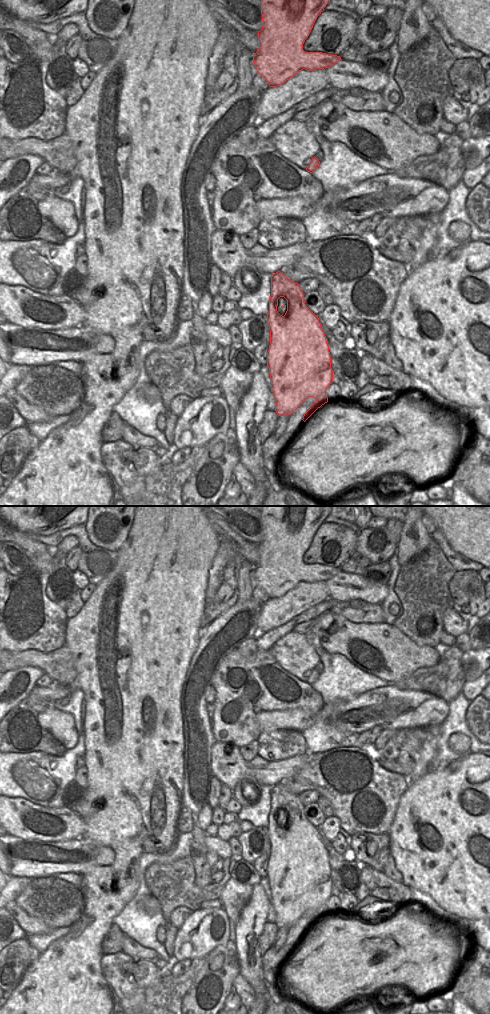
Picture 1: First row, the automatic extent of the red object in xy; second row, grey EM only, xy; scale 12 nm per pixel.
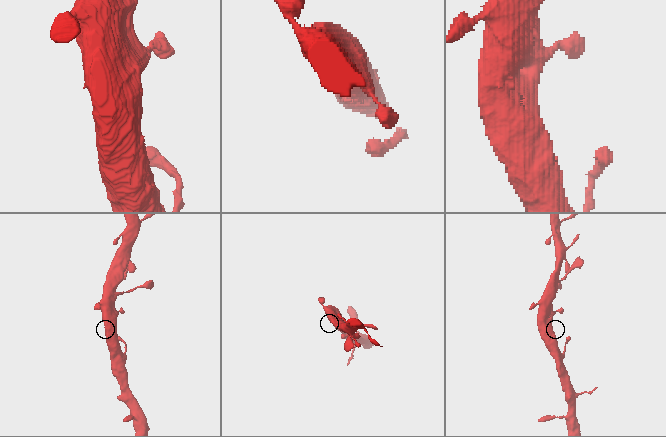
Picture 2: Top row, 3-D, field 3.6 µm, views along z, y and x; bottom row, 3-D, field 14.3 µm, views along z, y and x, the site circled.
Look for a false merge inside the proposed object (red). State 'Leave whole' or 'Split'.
Leave whole.

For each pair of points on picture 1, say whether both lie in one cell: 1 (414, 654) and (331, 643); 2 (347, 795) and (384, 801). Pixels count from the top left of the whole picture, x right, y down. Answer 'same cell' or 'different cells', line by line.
1: same cell
2: same cell

